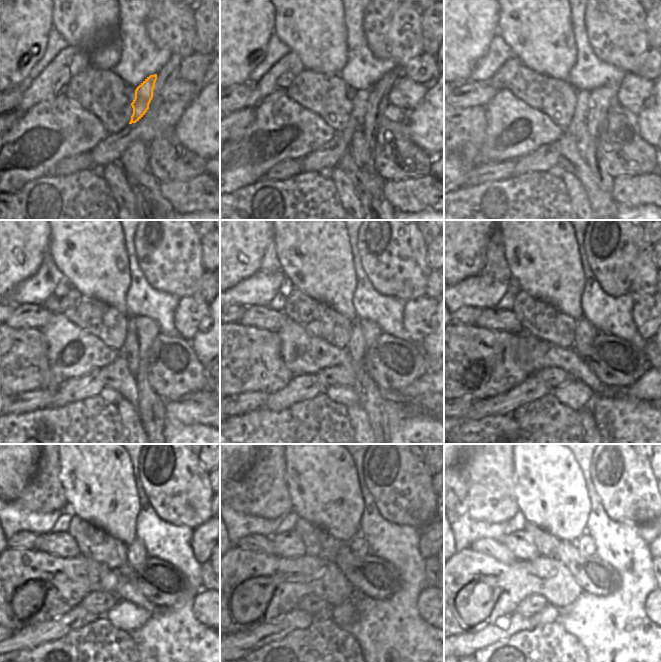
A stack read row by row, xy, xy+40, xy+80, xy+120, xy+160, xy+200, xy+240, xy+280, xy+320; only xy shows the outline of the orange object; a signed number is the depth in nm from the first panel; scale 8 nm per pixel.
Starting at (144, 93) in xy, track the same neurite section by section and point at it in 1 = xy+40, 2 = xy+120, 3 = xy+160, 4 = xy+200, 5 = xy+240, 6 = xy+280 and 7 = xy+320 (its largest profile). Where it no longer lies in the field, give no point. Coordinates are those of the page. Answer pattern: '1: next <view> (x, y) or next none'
1: next xy+40 (361, 100)
2: next xy+120 (117, 376)
3: next xy+160 (340, 374)
4: next xy+200 (553, 376)
5: next xy+240 (98, 602)
6: next xy+280 (312, 604)
7: next xy+320 (532, 604)

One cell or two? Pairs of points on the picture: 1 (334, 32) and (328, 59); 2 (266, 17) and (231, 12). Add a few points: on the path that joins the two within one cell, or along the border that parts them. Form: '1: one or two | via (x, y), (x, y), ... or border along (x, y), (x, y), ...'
1: one | via (328, 39), (328, 52)
2: one | via (257, 17), (240, 17)

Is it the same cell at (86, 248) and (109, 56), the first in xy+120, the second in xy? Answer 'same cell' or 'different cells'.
same cell

